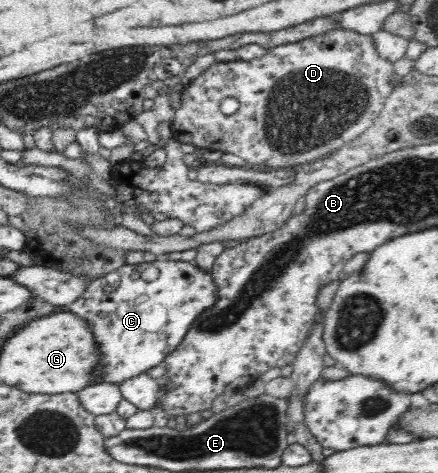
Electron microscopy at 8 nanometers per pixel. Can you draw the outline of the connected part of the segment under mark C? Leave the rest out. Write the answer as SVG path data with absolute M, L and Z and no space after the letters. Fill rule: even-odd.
M155 260L138 265L126 264L118 270L90 281L85 292L67 306L71 313L87 321L91 333L95 336L95 349L99 362L93 368L94 380L89 385L109 383L119 386L121 383L145 374L150 368L163 365L164 360L183 342L199 314L217 300L217 285L210 273L201 271L194 262Z

